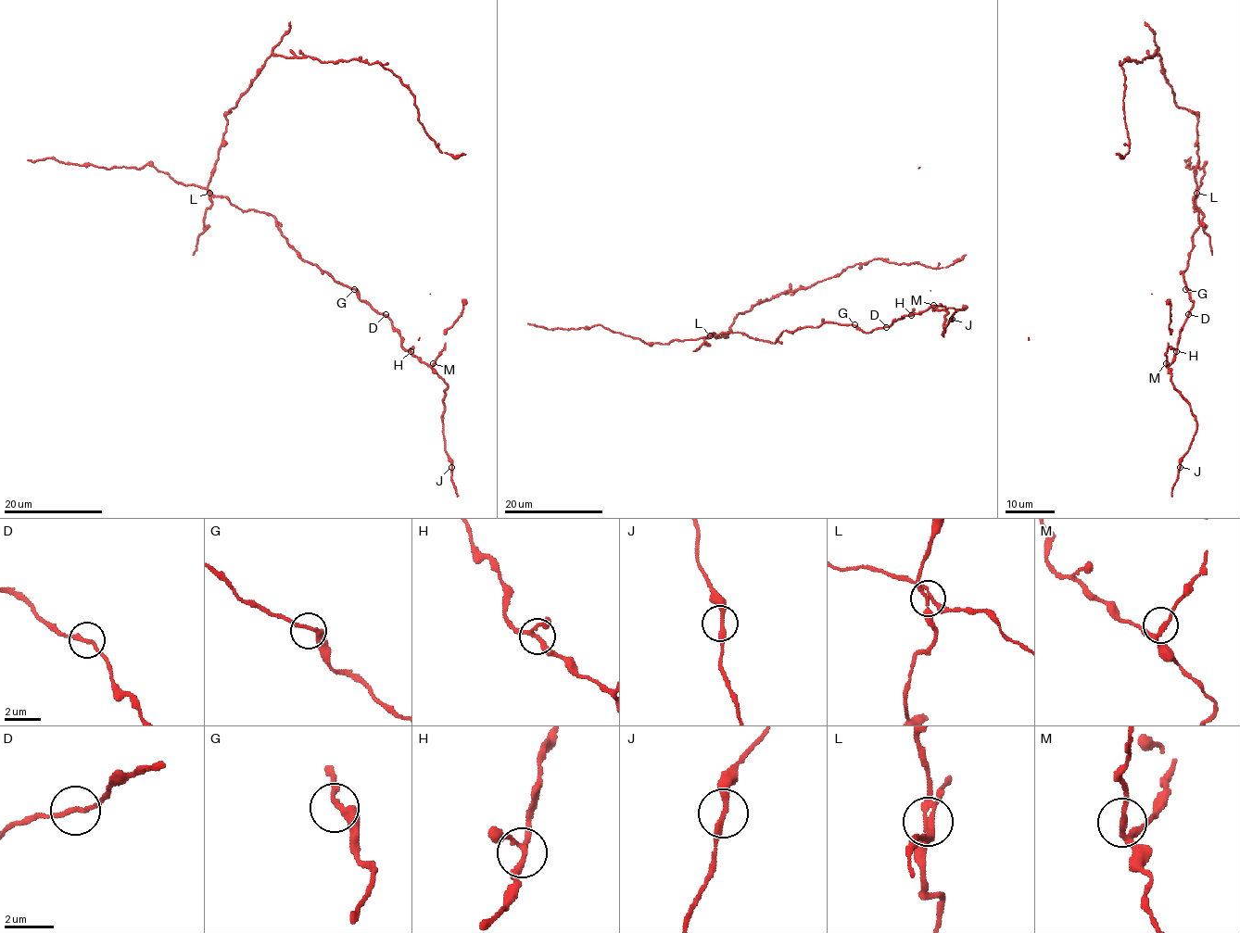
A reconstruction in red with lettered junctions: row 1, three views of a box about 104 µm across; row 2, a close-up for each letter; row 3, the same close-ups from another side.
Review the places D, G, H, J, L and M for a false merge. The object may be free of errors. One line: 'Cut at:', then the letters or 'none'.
Cut at: none

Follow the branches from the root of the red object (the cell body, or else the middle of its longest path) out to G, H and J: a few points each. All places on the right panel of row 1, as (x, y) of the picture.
G: (1200, 212), (1204, 217), (1192, 236), (1188, 266), (1183, 271), (1185, 289)
H: (1200, 212), (1204, 217), (1192, 236), (1188, 266), (1183, 271), (1183, 280), (1193, 306), (1181, 330), (1176, 351)
J: (1200, 212), (1204, 217), (1192, 236), (1183, 271), (1193, 306), (1169, 366), (1170, 382), (1196, 422), (1180, 467)

